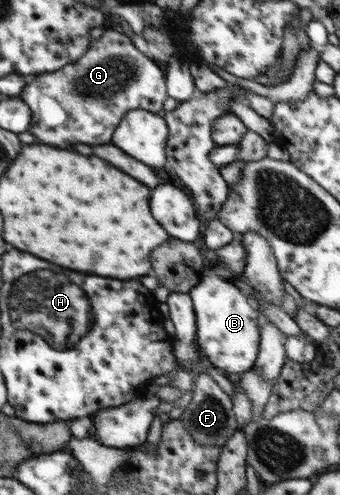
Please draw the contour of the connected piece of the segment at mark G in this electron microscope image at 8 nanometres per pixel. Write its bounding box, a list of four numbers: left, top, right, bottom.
[20,27,167,147]

